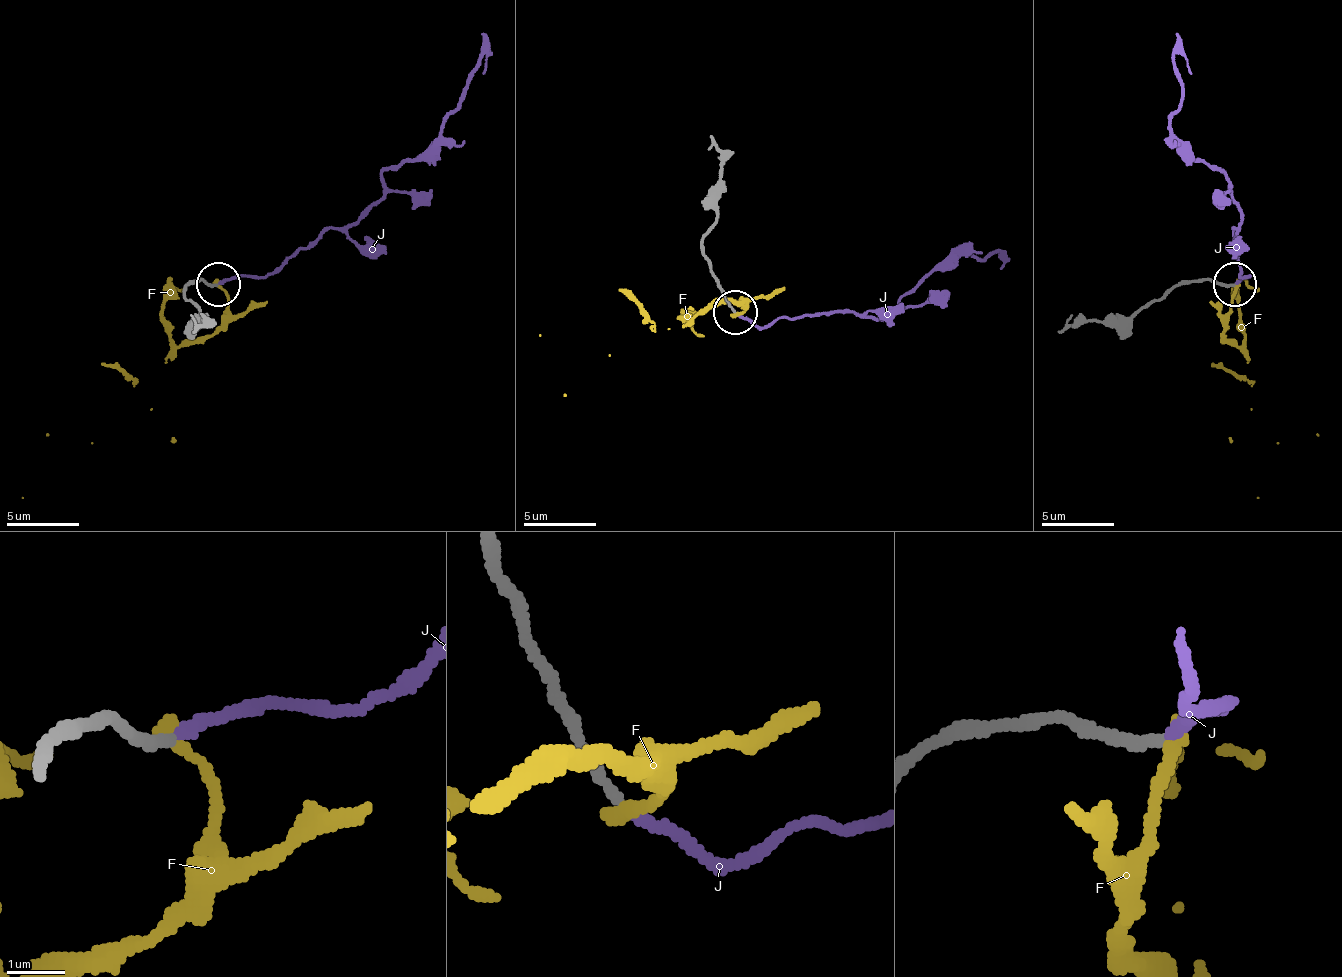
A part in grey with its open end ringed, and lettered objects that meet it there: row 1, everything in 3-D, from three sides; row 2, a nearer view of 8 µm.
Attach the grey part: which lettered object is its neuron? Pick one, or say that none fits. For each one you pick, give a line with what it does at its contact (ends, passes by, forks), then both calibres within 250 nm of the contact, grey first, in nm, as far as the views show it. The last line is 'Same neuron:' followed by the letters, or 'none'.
J: it ends there; 220 nm thick on the grey side, 220 nm on the other
Same neuron: J

